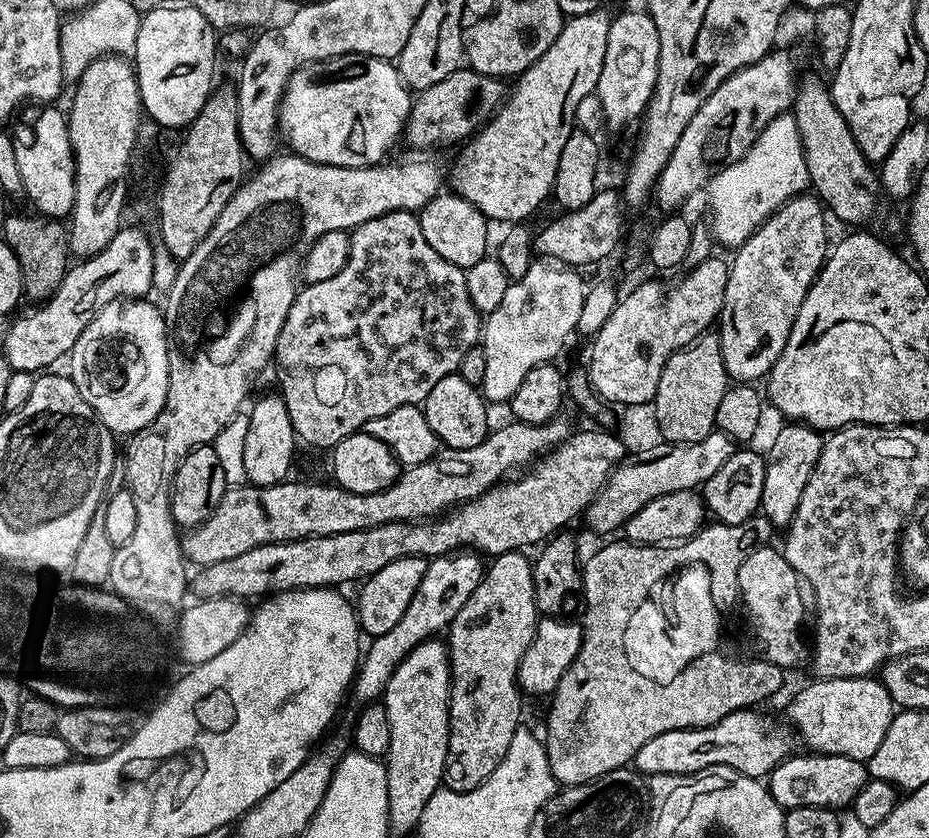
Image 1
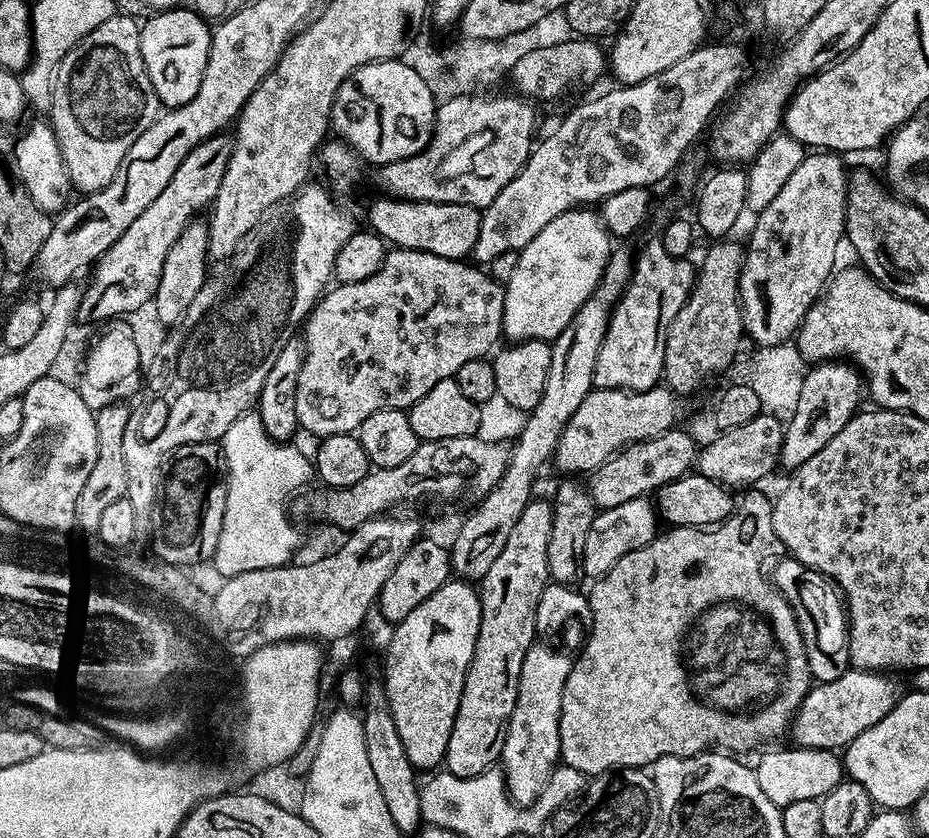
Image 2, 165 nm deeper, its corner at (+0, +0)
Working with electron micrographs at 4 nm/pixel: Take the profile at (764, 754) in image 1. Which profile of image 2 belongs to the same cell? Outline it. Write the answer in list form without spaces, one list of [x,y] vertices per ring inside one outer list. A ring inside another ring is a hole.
[[[845,670],[841,676],[834,678],[834,682],[813,683],[806,694],[806,698],[800,704],[799,710],[792,717],[790,725],[791,743],[802,748],[826,748],[829,750],[847,748],[850,742],[854,742],[854,738],[858,738],[858,734],[870,730],[870,726],[874,726],[874,722],[882,722],[882,718],[886,718],[886,714],[890,714],[890,710],[900,699],[902,687],[900,688],[899,682],[892,676],[895,675],[888,672]]]

